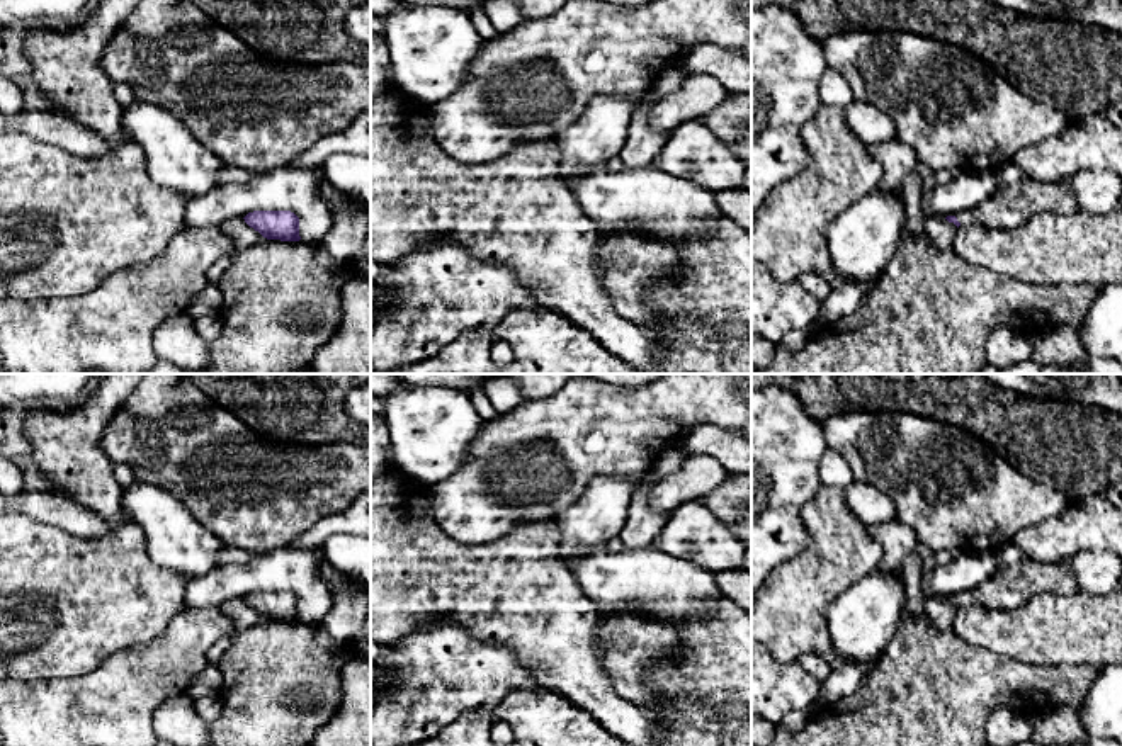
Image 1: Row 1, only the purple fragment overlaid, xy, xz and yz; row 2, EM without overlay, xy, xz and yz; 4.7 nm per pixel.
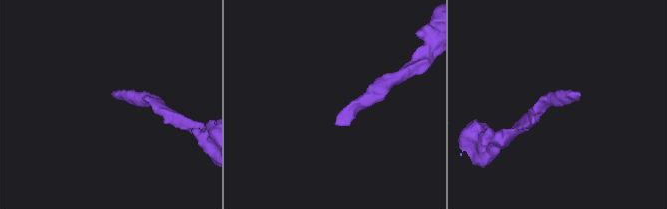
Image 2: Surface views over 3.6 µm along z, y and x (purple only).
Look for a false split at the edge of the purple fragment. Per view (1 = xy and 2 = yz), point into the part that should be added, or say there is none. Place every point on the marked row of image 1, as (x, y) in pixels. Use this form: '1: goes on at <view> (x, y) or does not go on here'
1: does not go on here
2: goes on at yz (1012, 206)

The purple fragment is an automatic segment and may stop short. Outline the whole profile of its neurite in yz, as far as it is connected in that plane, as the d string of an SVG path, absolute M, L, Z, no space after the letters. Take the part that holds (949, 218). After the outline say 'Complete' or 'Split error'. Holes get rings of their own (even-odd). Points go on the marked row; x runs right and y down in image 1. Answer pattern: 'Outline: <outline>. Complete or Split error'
Outline: M1025 178L1018 184L1000 187L974 211L964 211L957 218L947 216L957 228L979 224L984 228L1015 229L1039 212L1071 214L1078 202L1069 185L1061 182L1037 182Z. Split error

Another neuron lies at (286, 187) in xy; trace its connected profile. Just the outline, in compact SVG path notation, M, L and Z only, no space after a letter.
M287 163L265 173L252 173L248 182L216 185L216 189L209 194L189 201L185 207L185 228L218 228L230 218L245 218L253 211L291 211L299 218L301 240L308 245L320 245L332 226L330 206L318 194L318 187L323 180L323 165L309 167L308 163L303 163L299 168L296 168Z

